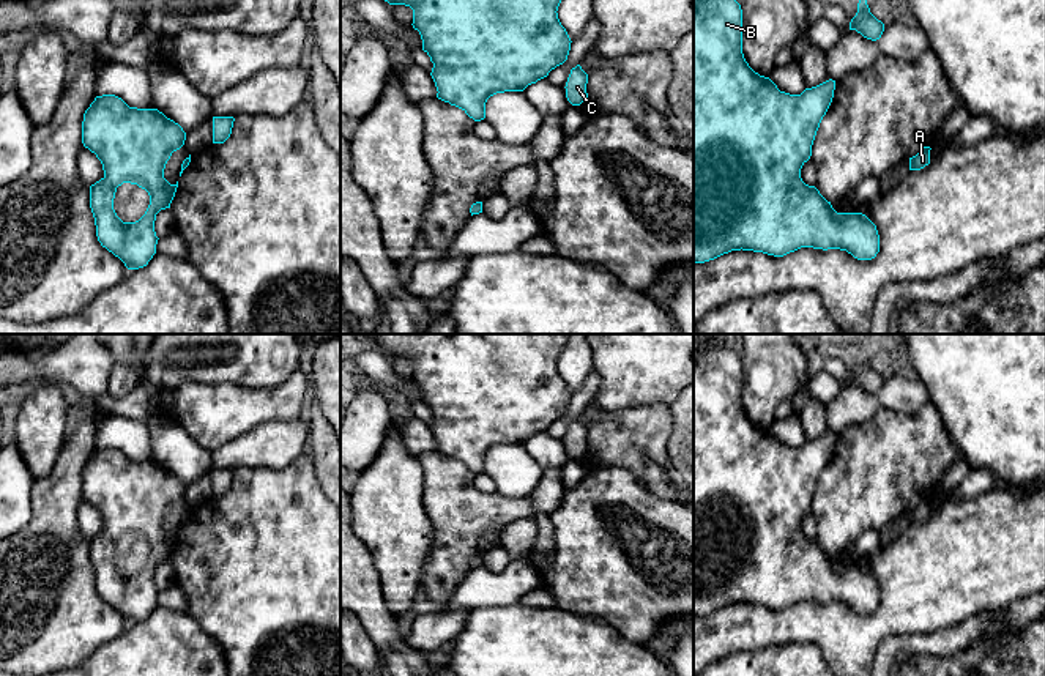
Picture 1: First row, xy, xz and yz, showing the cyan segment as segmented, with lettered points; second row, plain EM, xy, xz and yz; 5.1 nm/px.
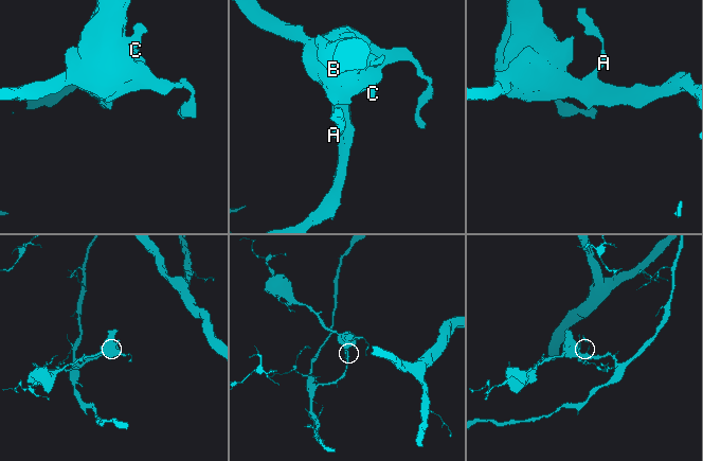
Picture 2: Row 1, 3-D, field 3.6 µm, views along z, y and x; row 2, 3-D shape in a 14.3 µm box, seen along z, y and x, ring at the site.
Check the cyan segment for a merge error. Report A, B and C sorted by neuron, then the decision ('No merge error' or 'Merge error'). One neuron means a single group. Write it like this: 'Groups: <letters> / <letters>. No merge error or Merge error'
Groups: A B C. No merge error

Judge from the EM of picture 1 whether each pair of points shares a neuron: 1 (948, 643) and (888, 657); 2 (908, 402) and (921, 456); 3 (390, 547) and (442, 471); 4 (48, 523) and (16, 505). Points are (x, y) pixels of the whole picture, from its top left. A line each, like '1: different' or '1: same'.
1: same
2: different
3: different
4: different

